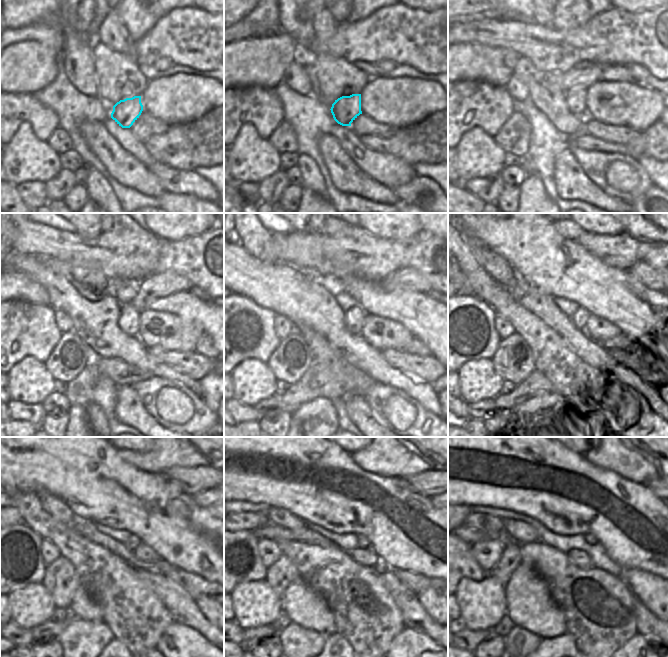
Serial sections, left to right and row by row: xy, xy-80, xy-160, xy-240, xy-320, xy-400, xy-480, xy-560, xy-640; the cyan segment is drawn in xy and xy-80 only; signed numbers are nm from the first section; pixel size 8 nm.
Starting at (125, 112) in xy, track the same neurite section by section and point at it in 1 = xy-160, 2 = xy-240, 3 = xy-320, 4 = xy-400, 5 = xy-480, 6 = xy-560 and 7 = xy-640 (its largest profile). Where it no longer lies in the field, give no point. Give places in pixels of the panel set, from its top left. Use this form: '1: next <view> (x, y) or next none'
1: next xy-160 (574, 98)
2: next xy-240 (128, 321)
3: next xy-320 (354, 317)
4: next xy-400 (580, 318)
5: next xy-480 (134, 541)
6: next xy-560 (362, 541)
7: next xy-640 (589, 538)

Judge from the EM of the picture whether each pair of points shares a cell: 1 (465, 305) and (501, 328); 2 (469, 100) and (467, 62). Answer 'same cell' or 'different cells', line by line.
1: different cells
2: different cells

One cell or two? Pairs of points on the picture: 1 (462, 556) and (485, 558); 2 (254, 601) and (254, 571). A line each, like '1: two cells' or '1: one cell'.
1: two cells
2: two cells

